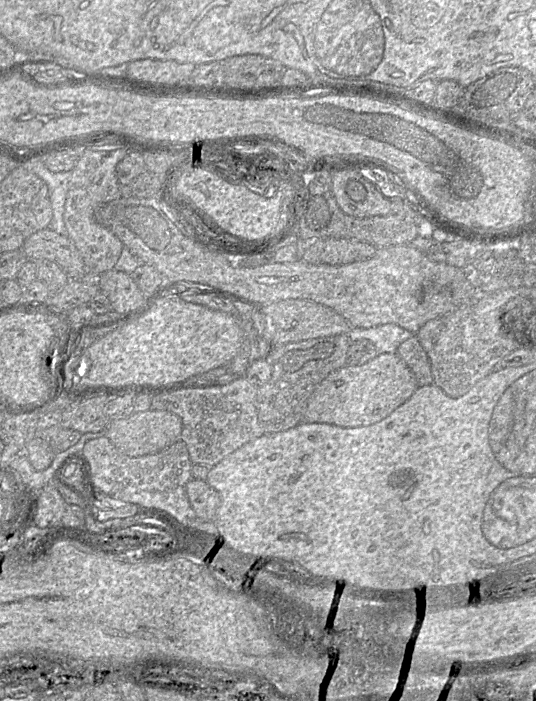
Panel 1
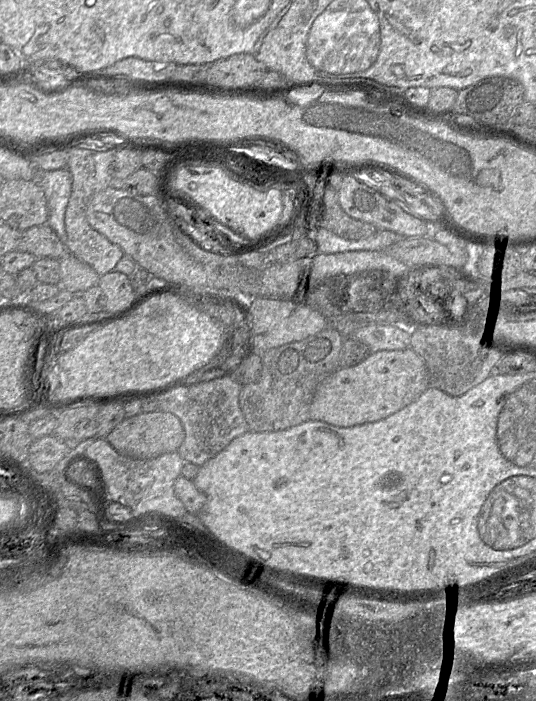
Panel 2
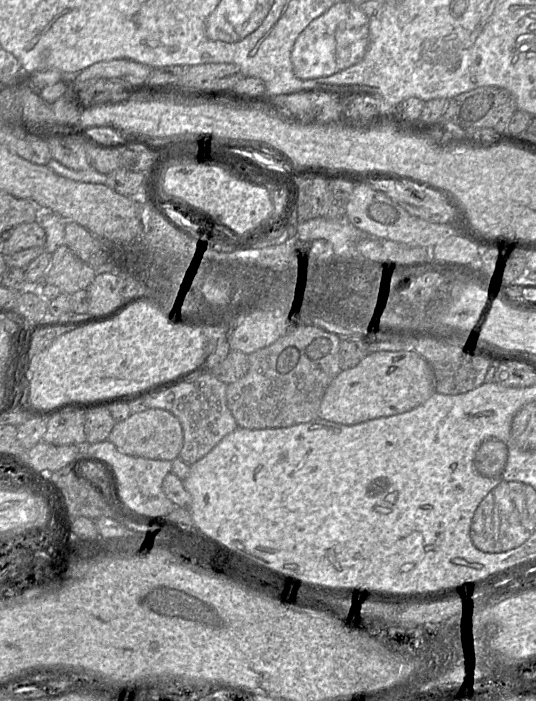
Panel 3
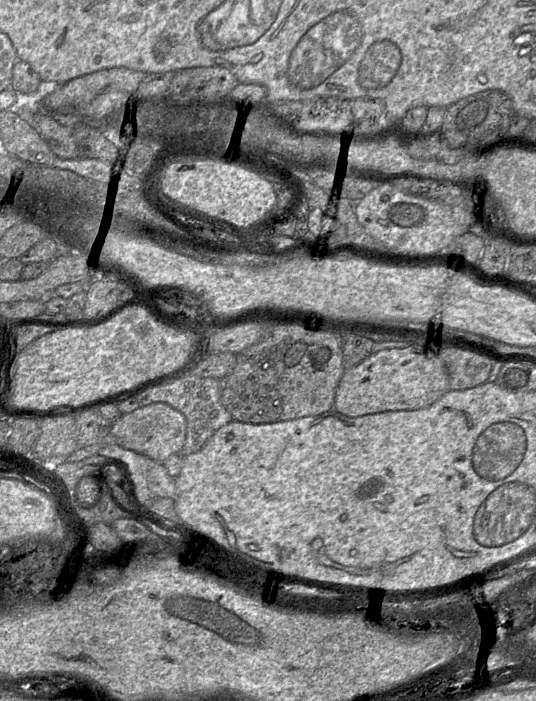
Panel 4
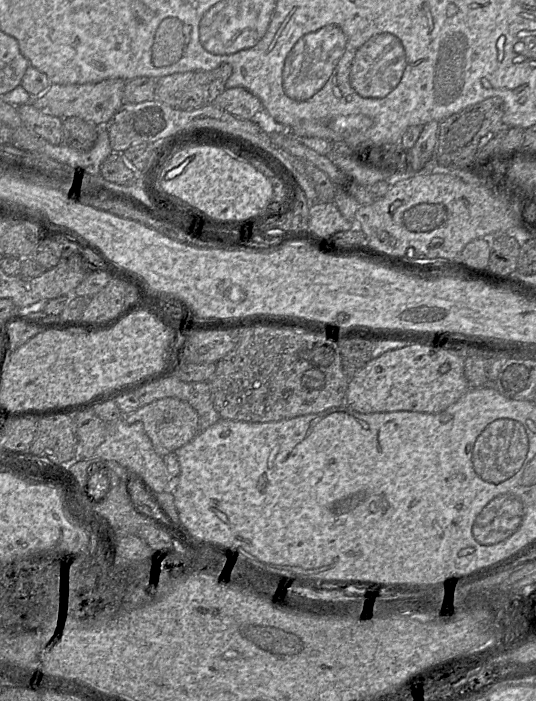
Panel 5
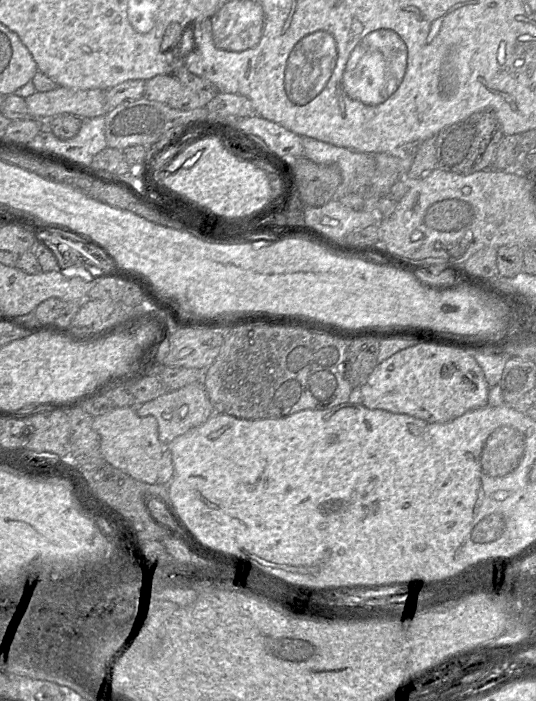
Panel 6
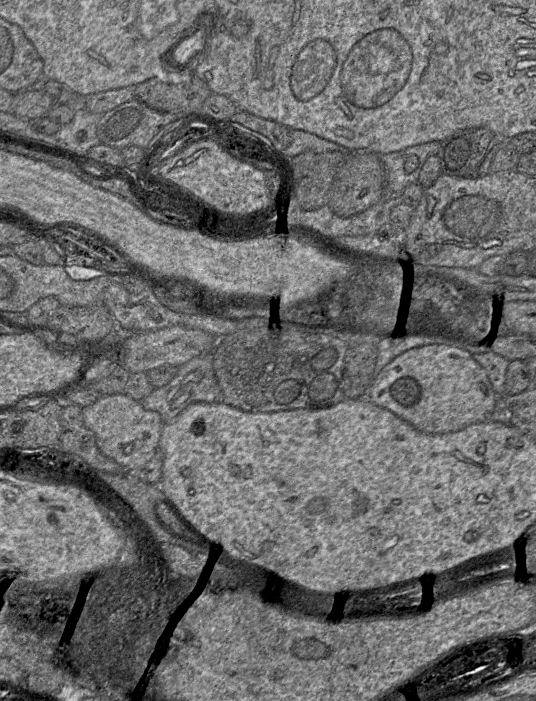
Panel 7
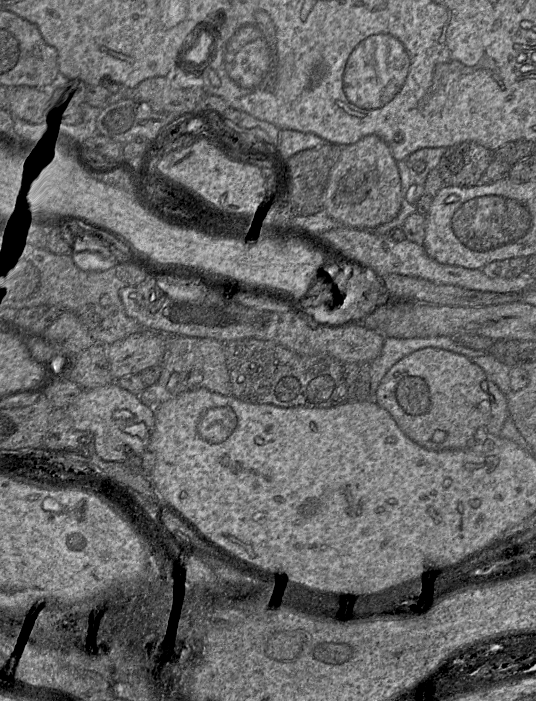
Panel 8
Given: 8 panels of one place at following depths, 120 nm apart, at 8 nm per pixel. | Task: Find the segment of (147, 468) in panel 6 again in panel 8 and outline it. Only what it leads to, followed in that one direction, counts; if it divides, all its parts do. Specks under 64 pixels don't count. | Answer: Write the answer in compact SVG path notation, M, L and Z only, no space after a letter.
M116 382L83 389L66 411L75 429L92 433L96 453L104 461L123 462L129 455L141 455L147 450L155 430L154 408L145 405L139 396L122 389Z

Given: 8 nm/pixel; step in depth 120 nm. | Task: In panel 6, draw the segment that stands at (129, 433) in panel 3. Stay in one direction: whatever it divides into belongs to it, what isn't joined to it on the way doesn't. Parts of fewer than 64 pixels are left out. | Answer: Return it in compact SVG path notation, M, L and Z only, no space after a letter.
M202 382L191 383L177 390L167 391L135 408L140 417L153 416L156 418L159 440L164 446L167 446L176 437L206 422L215 412Z

